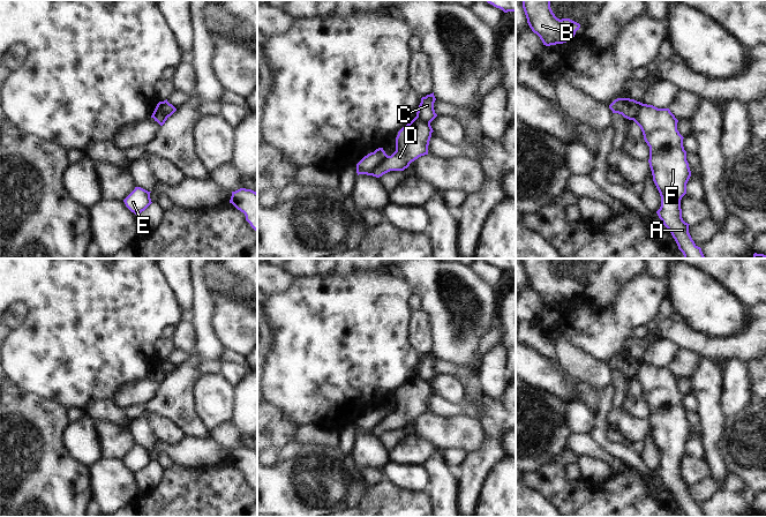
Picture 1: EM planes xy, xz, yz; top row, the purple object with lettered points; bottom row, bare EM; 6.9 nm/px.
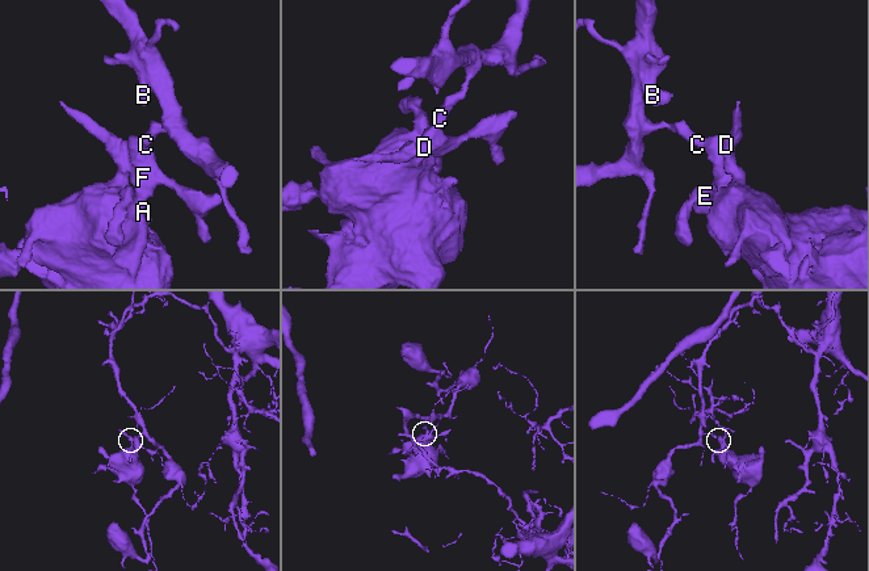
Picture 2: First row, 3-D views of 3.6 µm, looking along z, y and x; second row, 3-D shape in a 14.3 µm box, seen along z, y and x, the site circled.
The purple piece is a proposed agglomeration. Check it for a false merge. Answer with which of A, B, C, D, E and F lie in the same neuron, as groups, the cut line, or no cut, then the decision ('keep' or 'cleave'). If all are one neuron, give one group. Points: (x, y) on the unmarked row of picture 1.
A D E F / B C; cut in yz along (638, 360), (638, 367), (632, 377); cleave

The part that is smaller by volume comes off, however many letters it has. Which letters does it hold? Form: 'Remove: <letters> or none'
Remove: A, D, E, F

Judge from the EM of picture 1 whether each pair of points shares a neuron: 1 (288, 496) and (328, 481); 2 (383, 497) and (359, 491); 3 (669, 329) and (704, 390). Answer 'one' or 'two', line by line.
1: one
2: two
3: two

